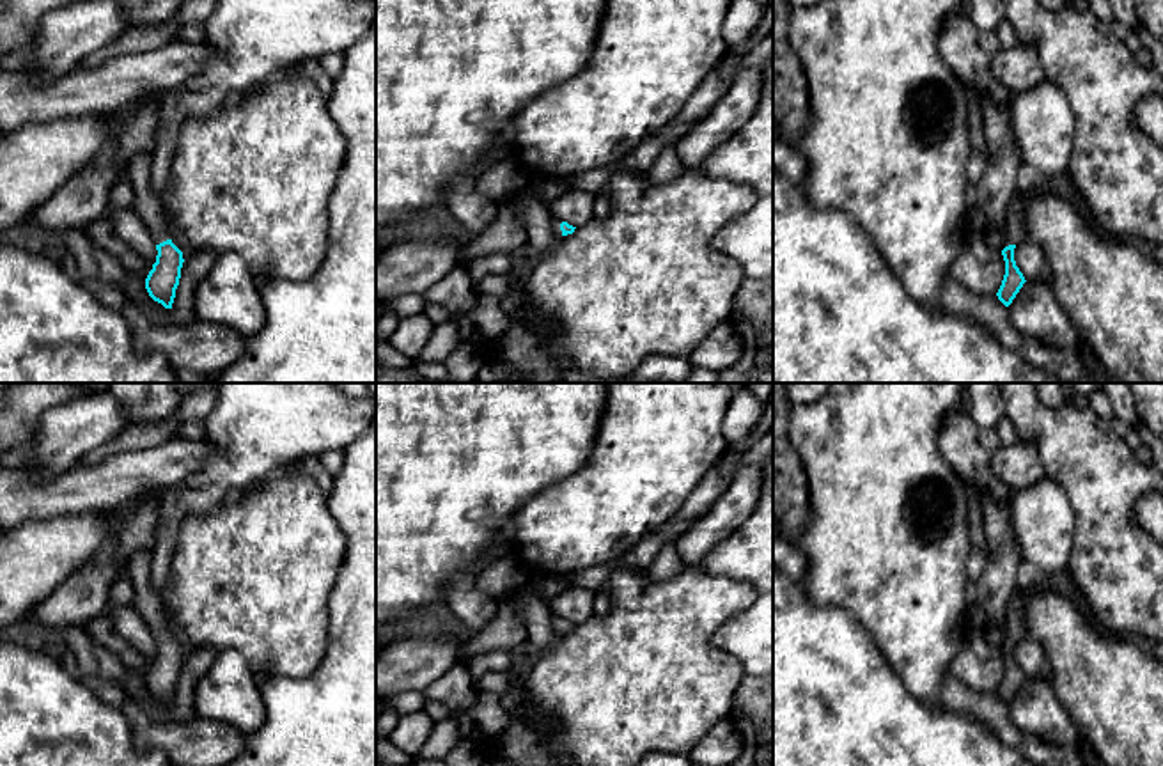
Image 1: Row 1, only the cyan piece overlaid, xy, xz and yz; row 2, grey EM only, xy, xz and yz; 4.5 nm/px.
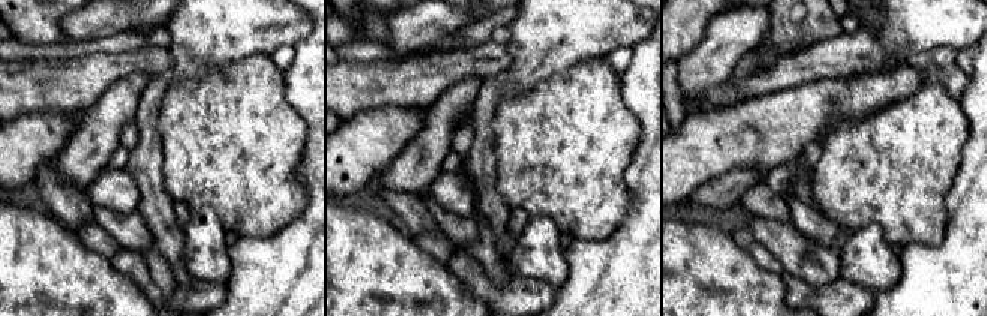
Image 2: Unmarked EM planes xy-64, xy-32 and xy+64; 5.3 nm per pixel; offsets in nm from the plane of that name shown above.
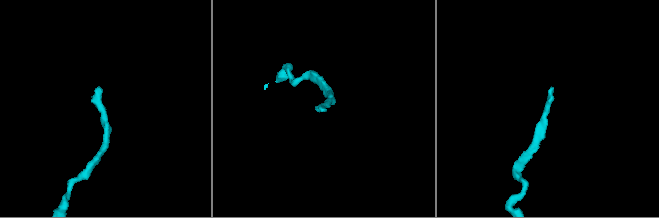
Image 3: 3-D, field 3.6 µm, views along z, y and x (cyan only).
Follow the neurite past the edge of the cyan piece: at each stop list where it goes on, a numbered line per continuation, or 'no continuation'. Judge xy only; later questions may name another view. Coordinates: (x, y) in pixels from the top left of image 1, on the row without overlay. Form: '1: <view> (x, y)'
1: xy (146, 600)

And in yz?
1: yz (1014, 625)

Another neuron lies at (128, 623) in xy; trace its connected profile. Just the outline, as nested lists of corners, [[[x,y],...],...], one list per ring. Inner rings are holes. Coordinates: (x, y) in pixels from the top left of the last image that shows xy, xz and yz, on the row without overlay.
[[[133,603],[106,610],[115,631],[128,640],[144,658],[156,660],[156,640]]]

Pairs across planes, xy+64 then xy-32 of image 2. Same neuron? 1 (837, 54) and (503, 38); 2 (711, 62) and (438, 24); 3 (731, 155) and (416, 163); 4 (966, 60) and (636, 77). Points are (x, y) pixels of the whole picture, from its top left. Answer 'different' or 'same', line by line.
1: different
2: same
3: different
4: different

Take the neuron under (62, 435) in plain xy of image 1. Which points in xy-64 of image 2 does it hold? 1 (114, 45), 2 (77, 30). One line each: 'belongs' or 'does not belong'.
1: does not belong
2: belongs

